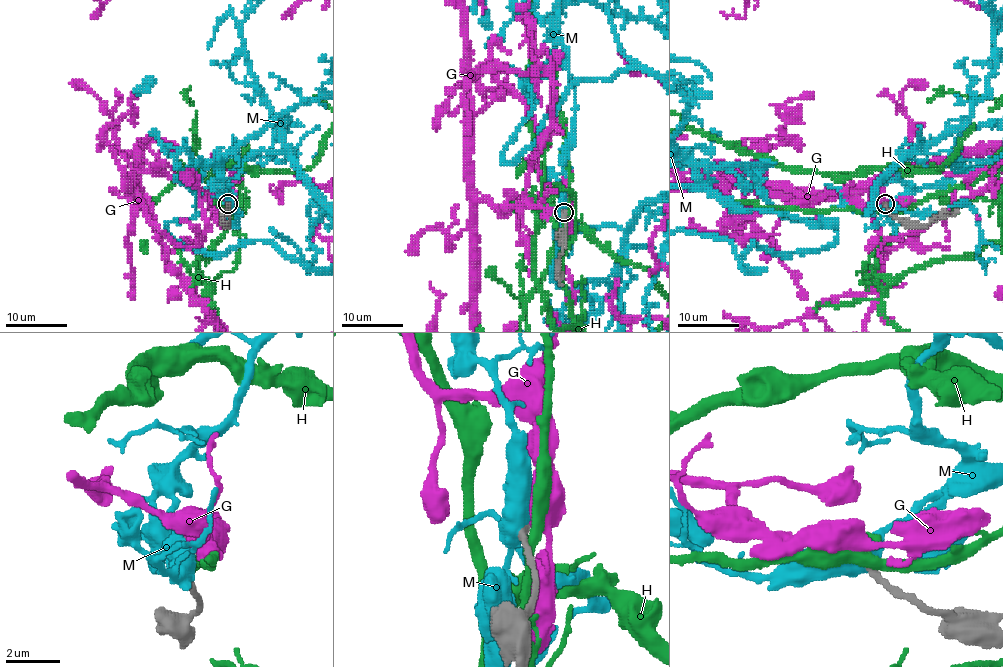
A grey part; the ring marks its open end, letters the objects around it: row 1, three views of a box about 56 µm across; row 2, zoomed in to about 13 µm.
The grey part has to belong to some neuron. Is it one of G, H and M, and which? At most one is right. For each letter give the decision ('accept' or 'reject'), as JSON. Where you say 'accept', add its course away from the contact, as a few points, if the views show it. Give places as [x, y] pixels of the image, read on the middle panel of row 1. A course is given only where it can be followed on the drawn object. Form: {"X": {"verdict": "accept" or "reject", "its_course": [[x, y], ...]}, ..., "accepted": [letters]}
{"G": {"verdict": "accept"}, "H": {"verdict": "reject"}, "M": {"verdict": "reject"}, "accepted": ["G"]}

